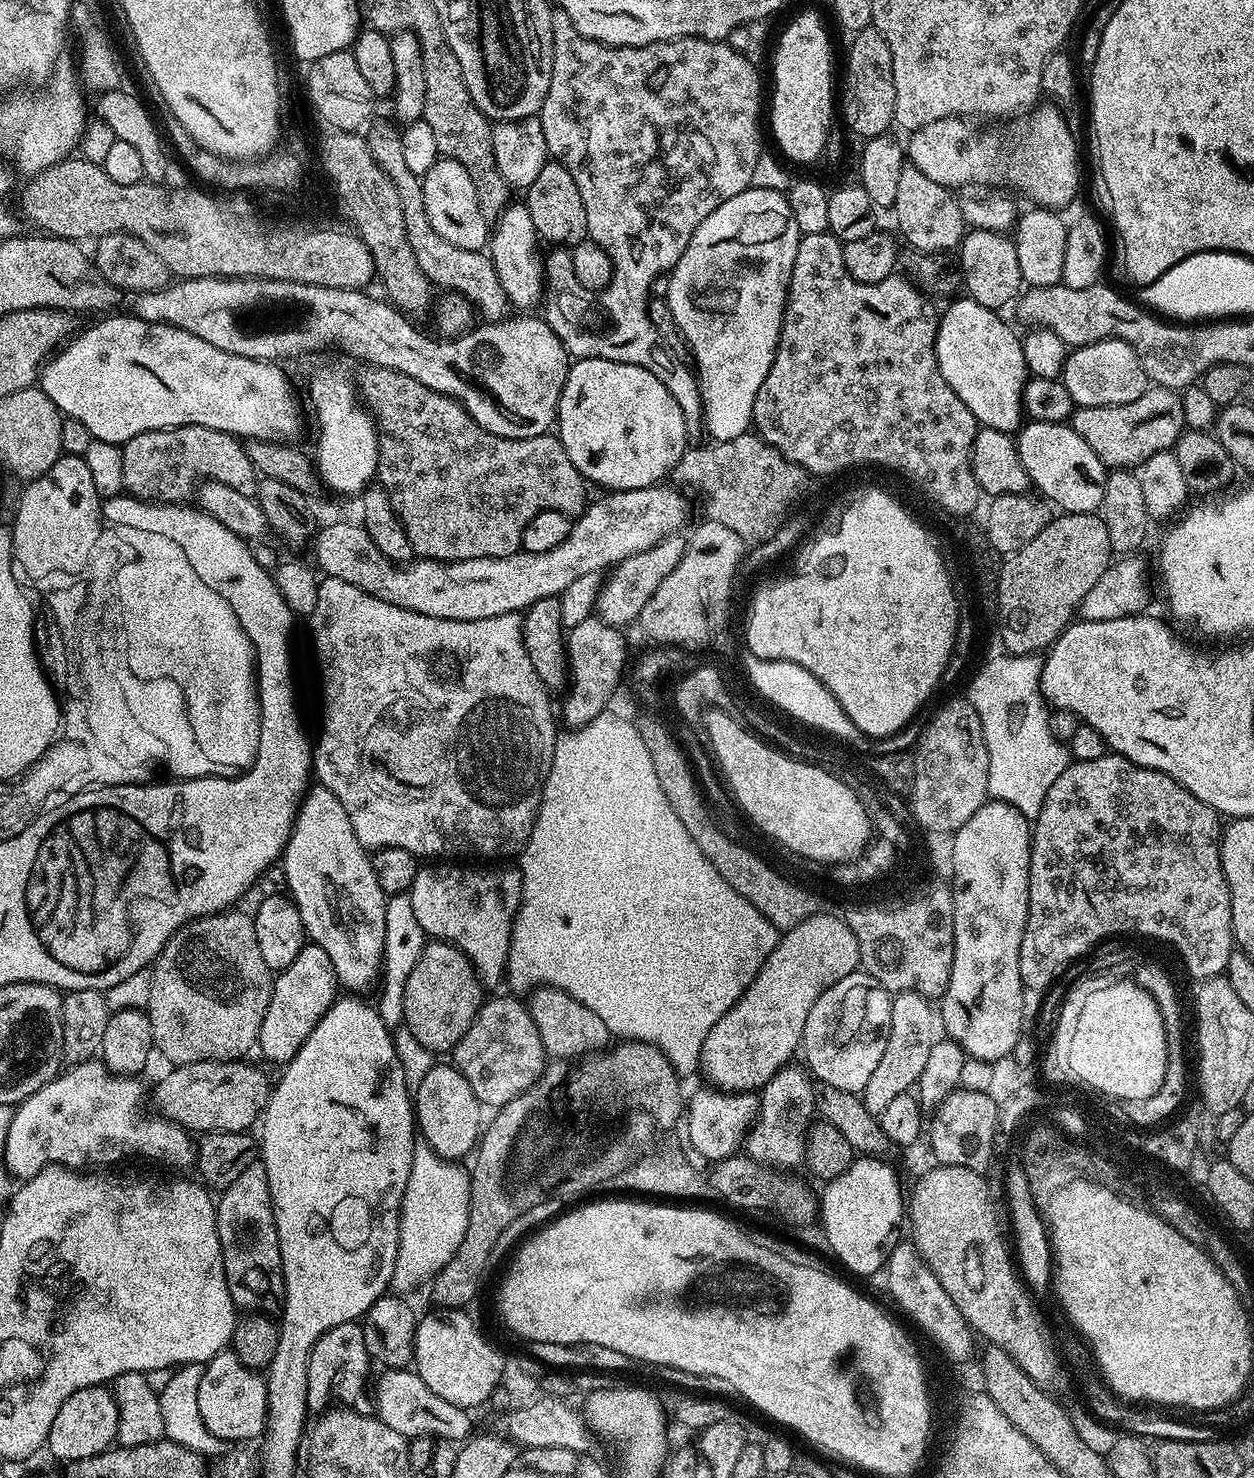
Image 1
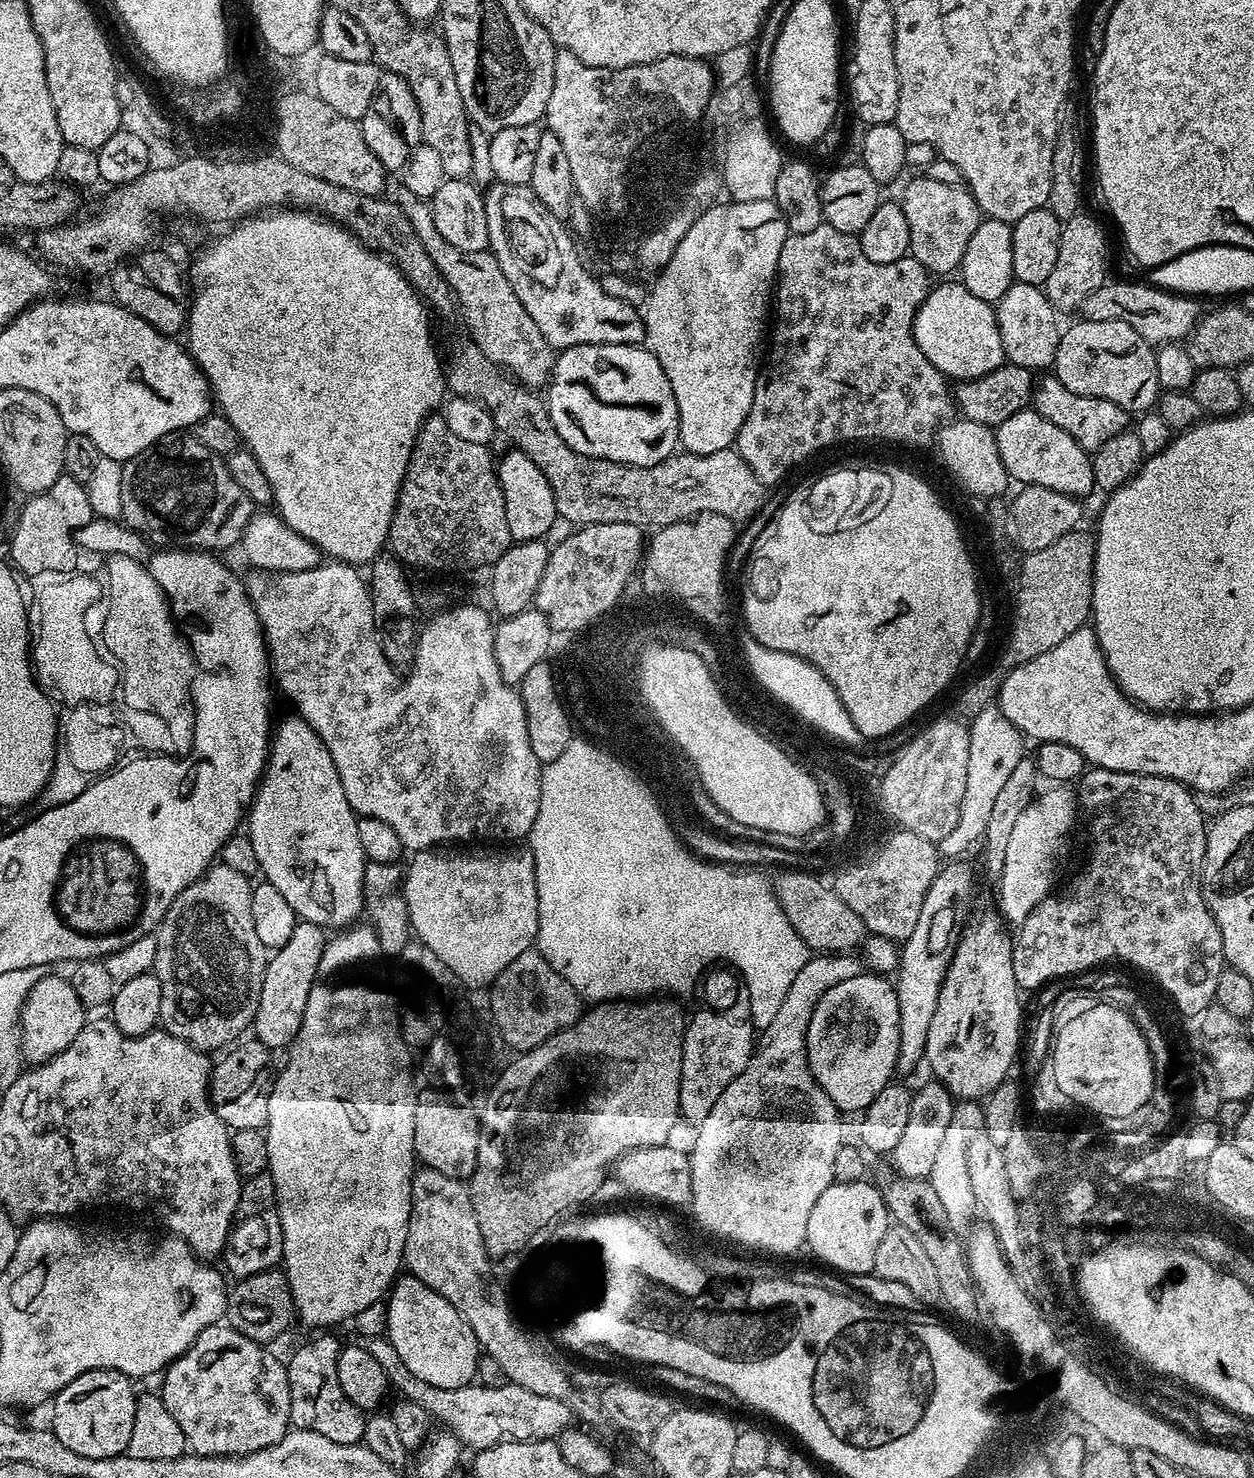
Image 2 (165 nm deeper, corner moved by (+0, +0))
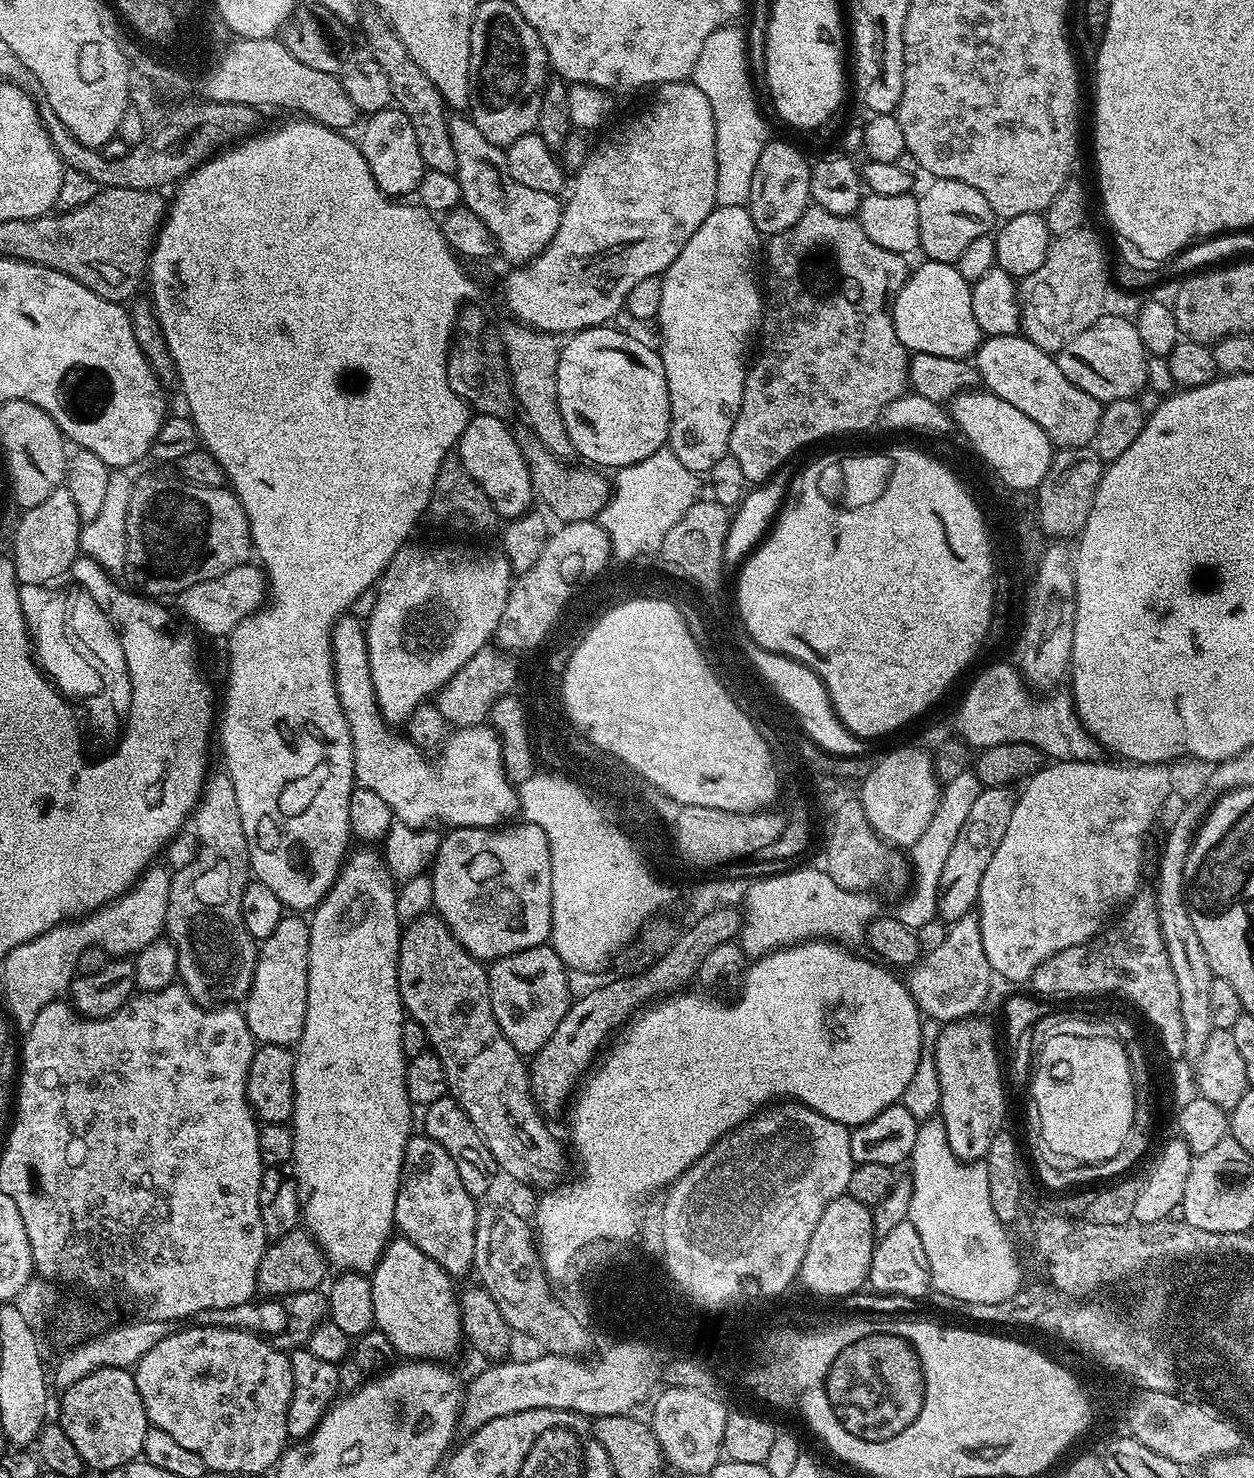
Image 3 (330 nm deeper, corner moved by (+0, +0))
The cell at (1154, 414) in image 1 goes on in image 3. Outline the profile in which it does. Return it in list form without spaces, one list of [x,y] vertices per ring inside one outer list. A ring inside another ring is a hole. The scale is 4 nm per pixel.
[[[1023,334],[989,336],[981,339],[974,353],[974,363],[980,375],[980,384],[993,392],[1002,402],[1022,410],[1026,418],[1038,422],[1053,445],[1060,448],[1086,448],[1096,437],[1100,421],[1101,401],[1086,390],[1078,390],[1056,364],[1055,355],[1042,350]]]

